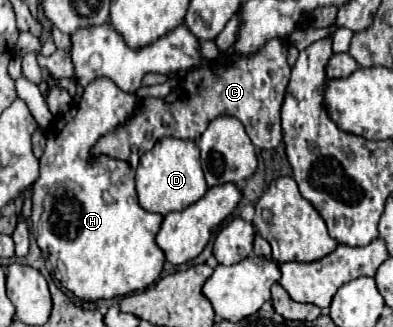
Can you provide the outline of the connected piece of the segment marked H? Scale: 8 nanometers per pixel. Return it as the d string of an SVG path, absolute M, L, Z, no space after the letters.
M100 77L84 87L82 95L72 103L70 111L56 119L46 131L48 141L44 155L40 157L40 177L36 179L32 191L32 197L42 201L44 207L34 235L38 247L44 251L44 257L52 263L54 275L60 279L62 287L72 291L82 301L112 299L134 291L144 291L160 277L166 263L164 251L156 245L156 233L164 217L140 207L134 189L134 167L108 155L90 159L90 149L94 143L126 123L136 113L136 107L140 107L136 95L124 93L110 79Z

